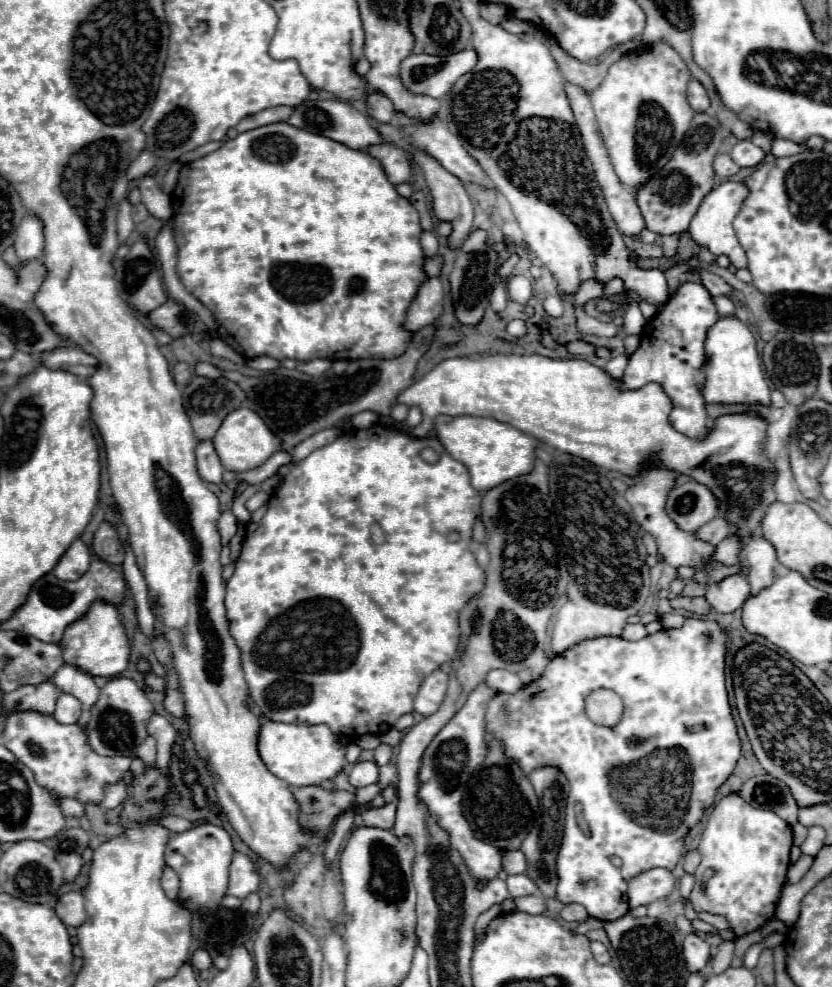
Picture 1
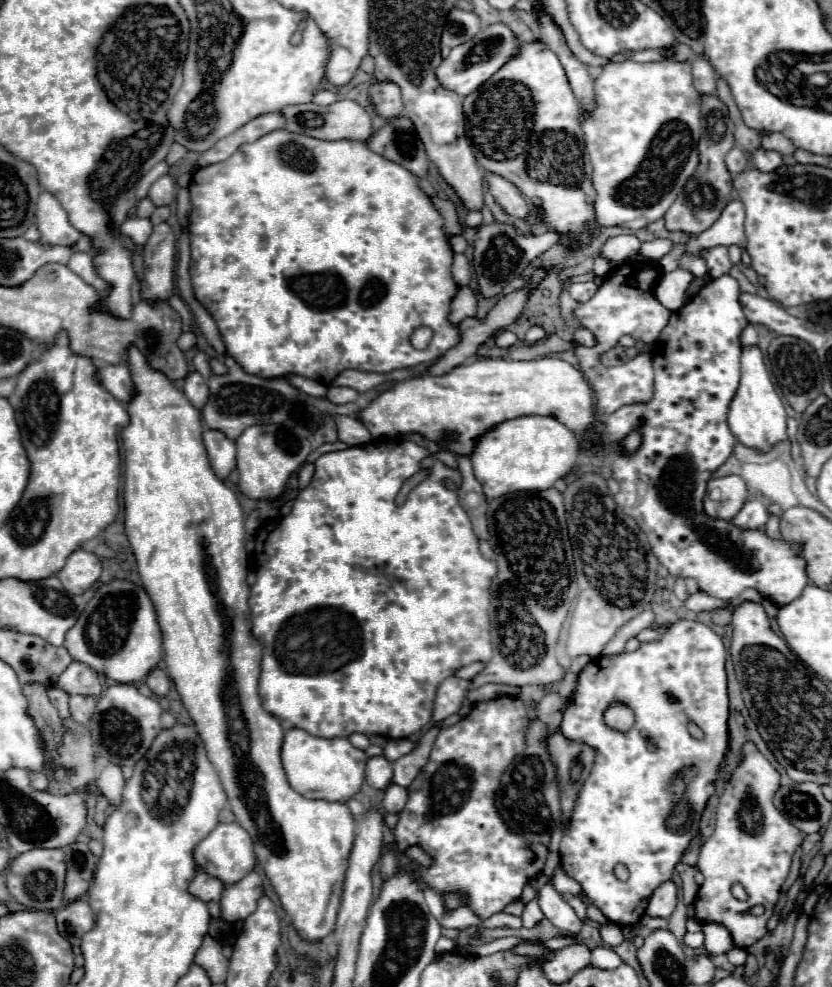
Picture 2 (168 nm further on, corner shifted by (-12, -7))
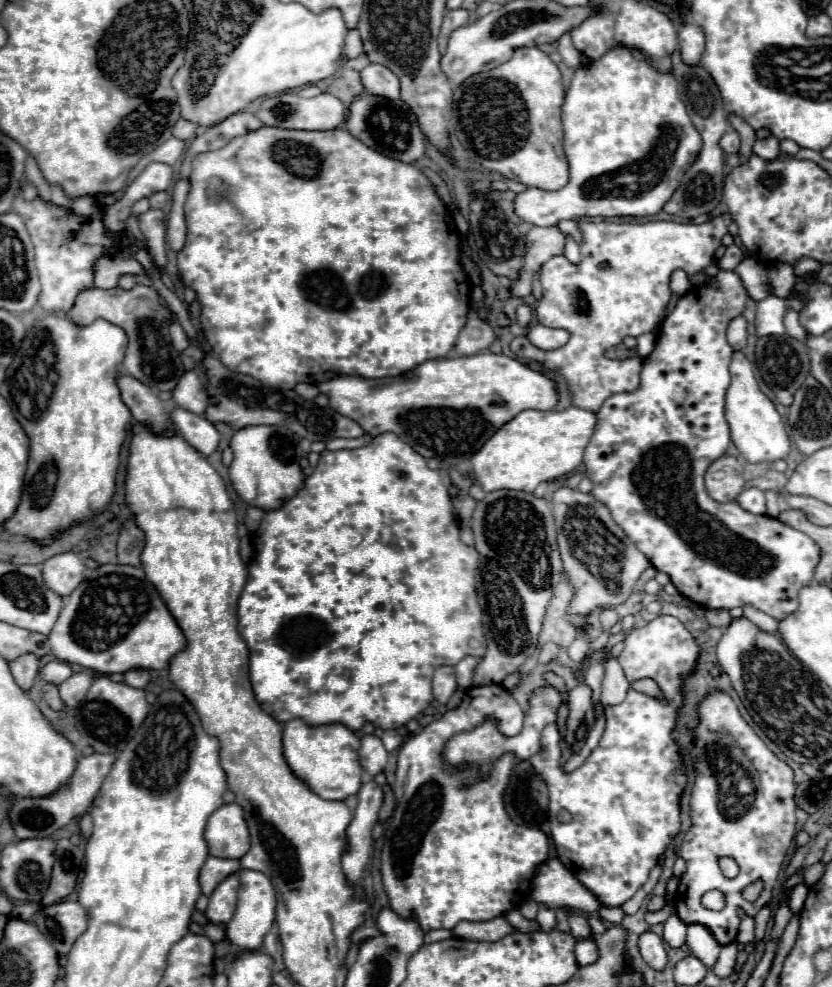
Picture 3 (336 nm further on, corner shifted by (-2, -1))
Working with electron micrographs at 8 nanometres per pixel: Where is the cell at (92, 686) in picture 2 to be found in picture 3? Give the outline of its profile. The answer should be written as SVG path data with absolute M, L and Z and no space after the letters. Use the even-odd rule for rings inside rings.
M50 661L46 663L42 669L40 669L40 677L48 683L54 683L54 685L60 685L62 681L66 681L70 675L74 675L74 669L70 667L70 663L66 661Z

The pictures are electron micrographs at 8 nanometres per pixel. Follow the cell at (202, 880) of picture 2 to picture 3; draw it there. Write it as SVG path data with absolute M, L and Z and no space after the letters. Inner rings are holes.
M208 857L204 867L200 869L200 887L204 895L210 895L216 885L228 877L228 873L236 873L240 869L240 863L234 859L216 859L216 857Z

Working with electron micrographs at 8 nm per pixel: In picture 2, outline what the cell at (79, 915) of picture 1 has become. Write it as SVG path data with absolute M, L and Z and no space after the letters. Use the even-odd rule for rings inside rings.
M72 901L64 905L56 915L56 925L58 933L70 941L72 947L80 945L80 939L86 931L94 927L94 913L86 901Z

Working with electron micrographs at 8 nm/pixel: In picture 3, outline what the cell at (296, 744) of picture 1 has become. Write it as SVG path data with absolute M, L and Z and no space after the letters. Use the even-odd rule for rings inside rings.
M292 719L284 723L284 759L290 771L304 783L308 789L322 799L342 801L350 795L356 795L362 785L362 767L358 763L360 739L354 731L340 723L308 727L300 719Z

